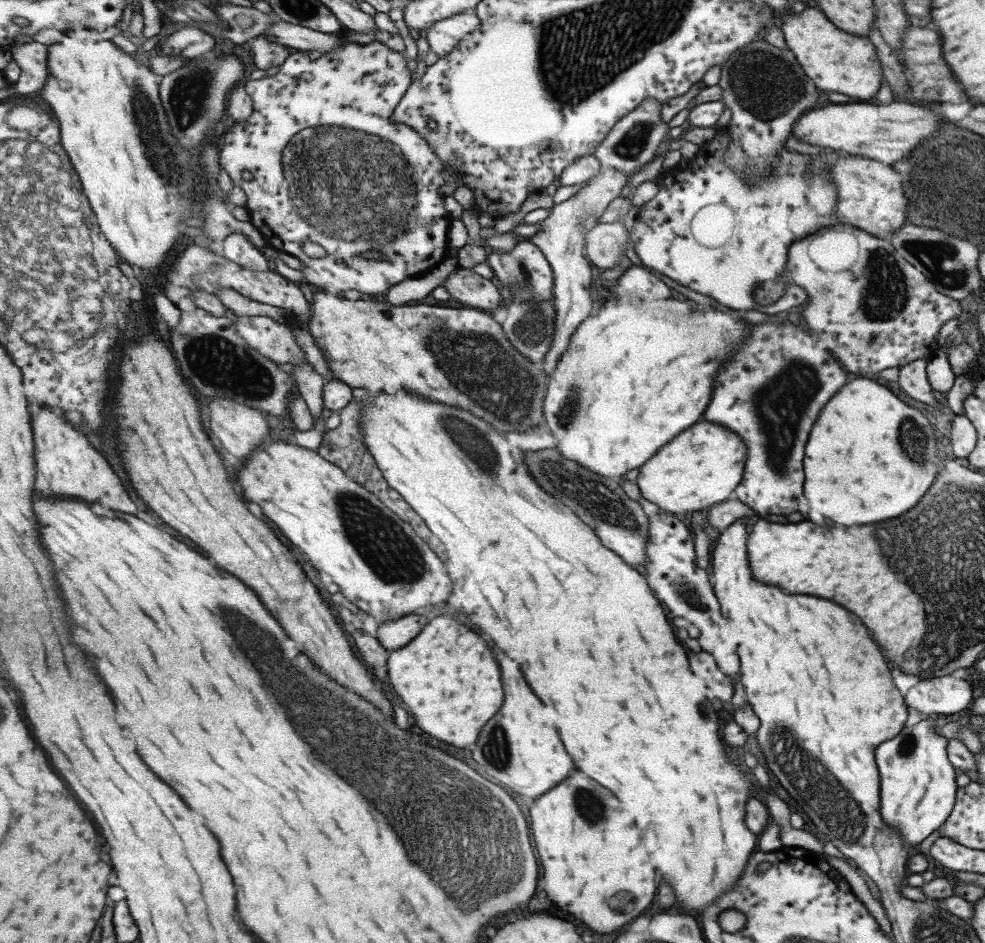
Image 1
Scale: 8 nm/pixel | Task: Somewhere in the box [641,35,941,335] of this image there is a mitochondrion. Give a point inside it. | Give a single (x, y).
(764, 88)

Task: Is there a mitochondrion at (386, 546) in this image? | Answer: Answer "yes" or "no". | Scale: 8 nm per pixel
yes

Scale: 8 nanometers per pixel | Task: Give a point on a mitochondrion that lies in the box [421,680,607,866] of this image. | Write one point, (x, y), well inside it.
(496, 752)

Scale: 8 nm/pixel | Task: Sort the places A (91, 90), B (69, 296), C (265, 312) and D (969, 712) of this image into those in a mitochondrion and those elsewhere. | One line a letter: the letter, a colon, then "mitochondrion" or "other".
A: other
B: mitochondrion
C: other
D: other

